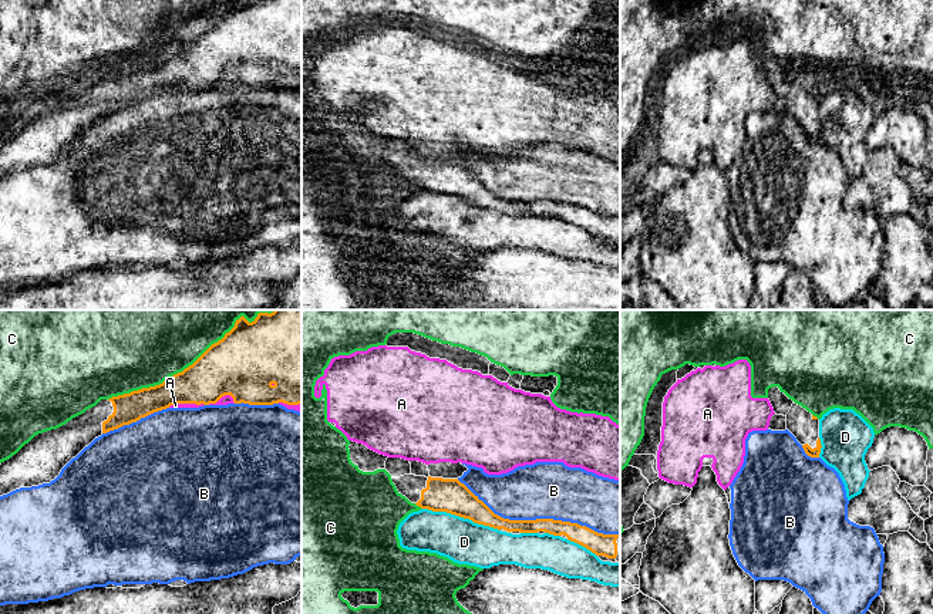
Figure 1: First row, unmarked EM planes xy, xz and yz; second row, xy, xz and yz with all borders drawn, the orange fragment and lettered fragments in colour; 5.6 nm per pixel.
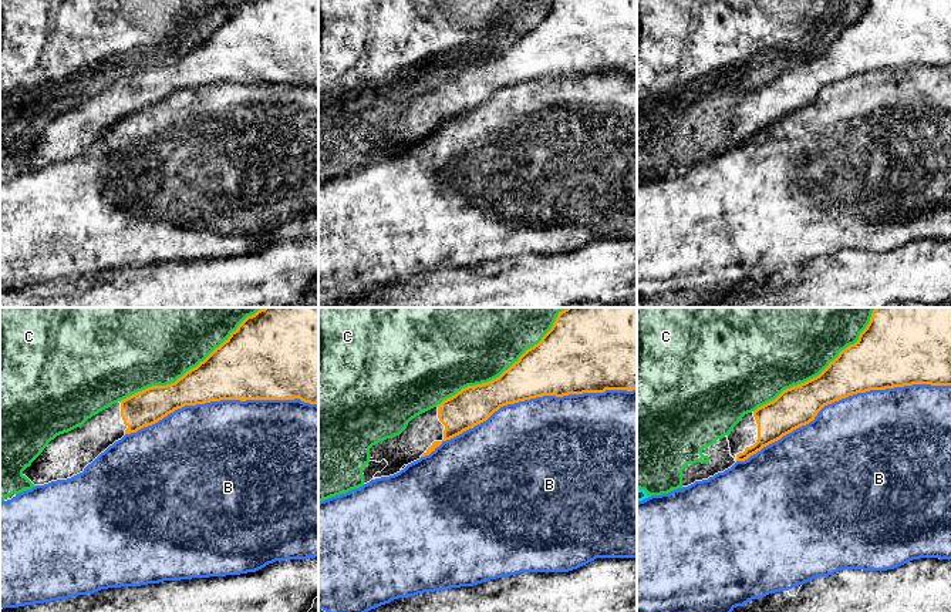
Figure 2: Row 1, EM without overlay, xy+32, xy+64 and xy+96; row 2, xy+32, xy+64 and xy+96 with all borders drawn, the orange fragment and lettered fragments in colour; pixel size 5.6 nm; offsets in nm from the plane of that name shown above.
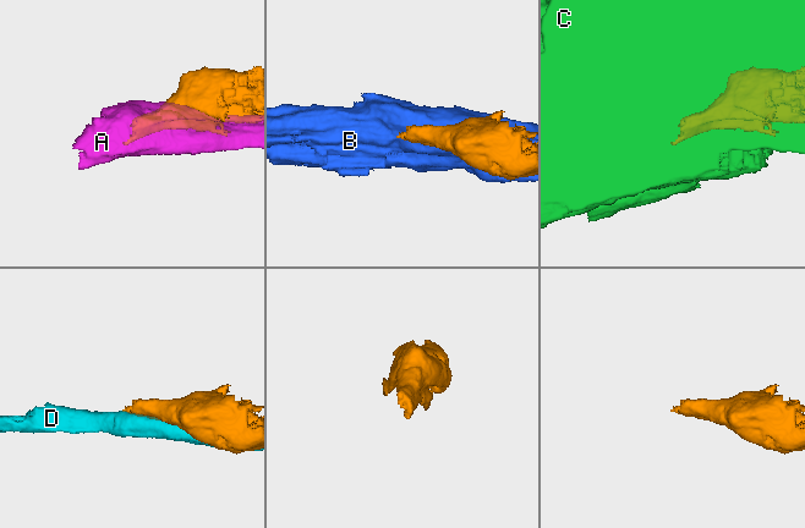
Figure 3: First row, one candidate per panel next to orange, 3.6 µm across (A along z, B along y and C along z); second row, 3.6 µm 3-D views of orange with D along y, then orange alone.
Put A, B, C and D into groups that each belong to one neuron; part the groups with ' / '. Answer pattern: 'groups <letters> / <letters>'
groups A / B / C / D

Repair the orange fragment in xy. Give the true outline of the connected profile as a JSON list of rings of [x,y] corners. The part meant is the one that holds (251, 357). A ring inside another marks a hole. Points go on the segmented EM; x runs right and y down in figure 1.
[[[302,310],[259,313],[249,323],[243,316],[222,340],[212,344],[192,365],[162,384],[101,399],[65,425],[36,435],[16,455],[0,463],[0,496],[20,488],[54,480],[61,469],[95,438],[139,421],[174,404],[216,404],[230,395],[235,404],[302,405]]]

